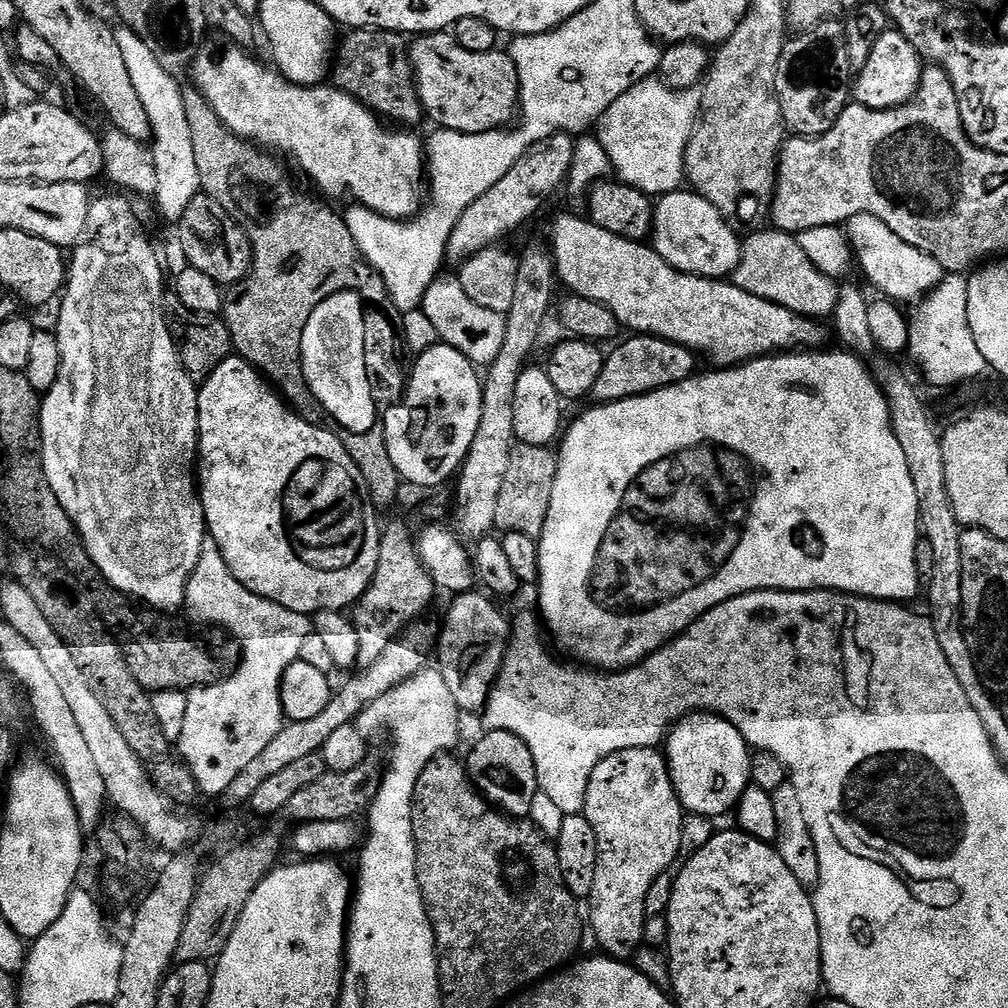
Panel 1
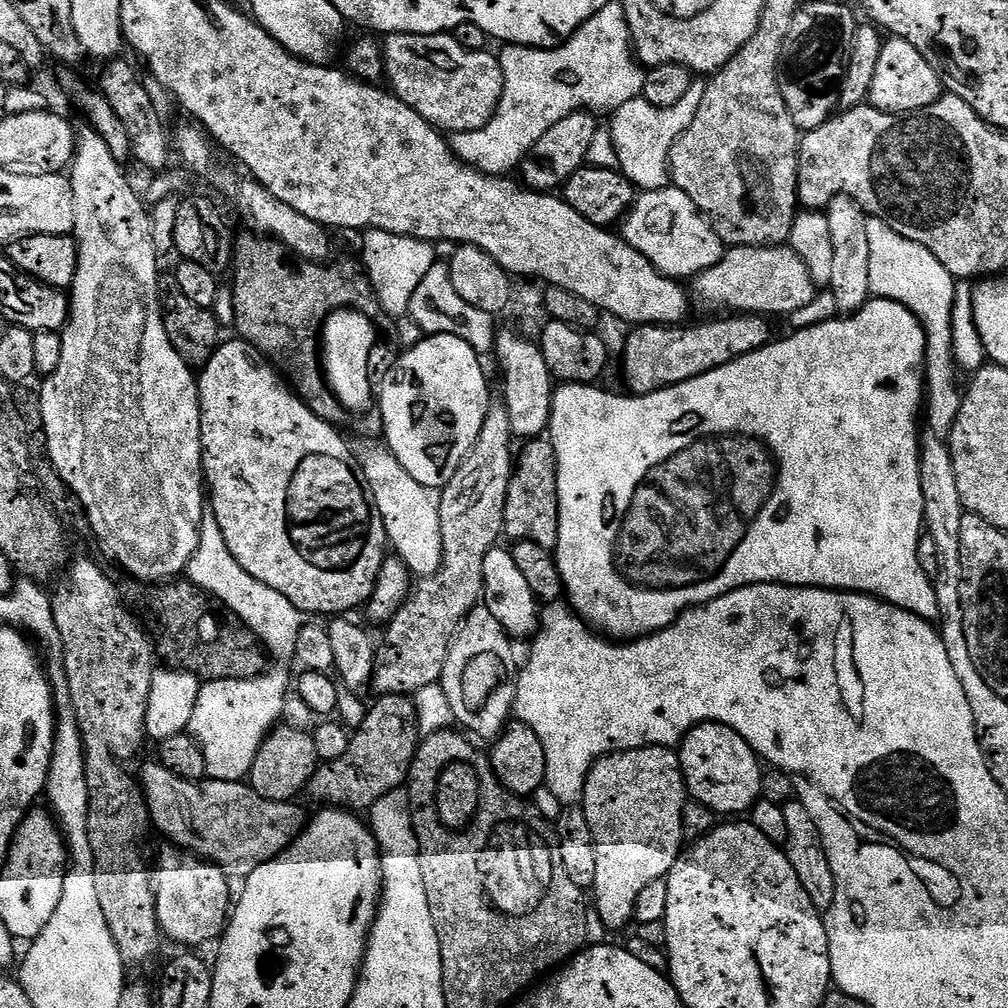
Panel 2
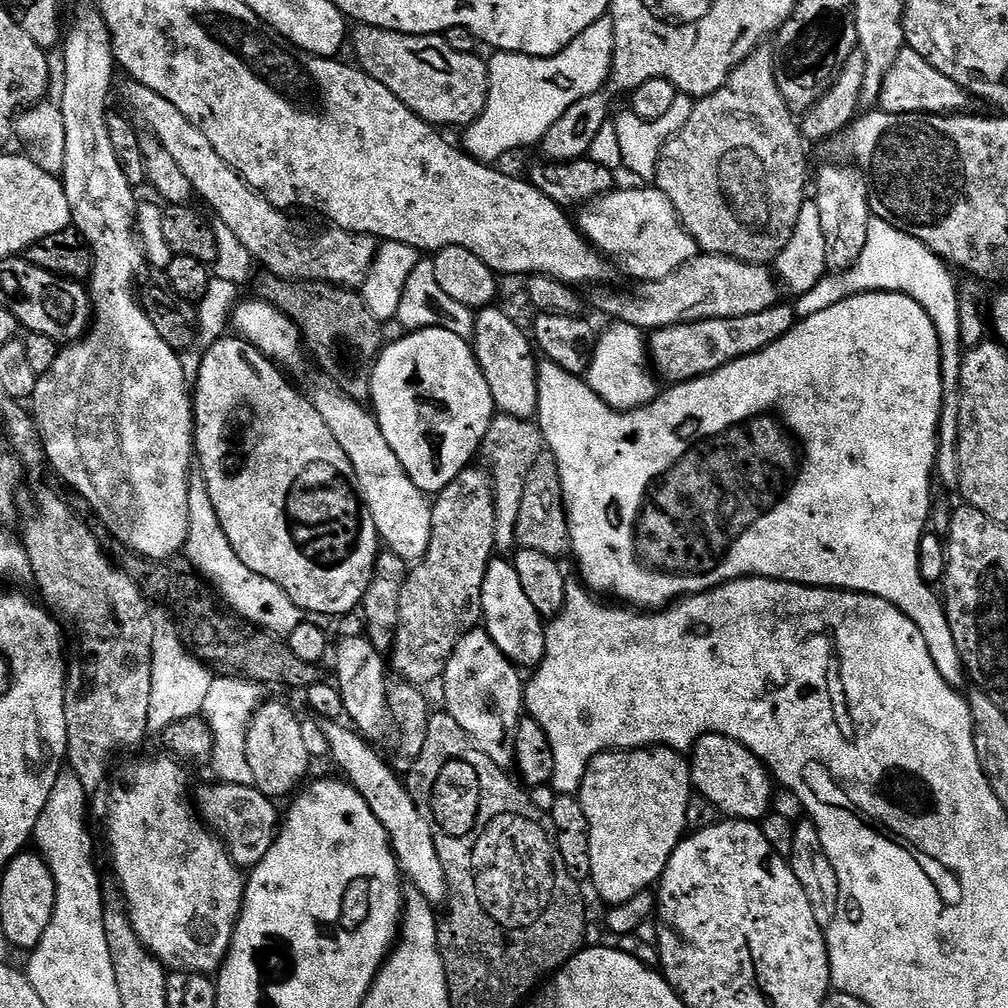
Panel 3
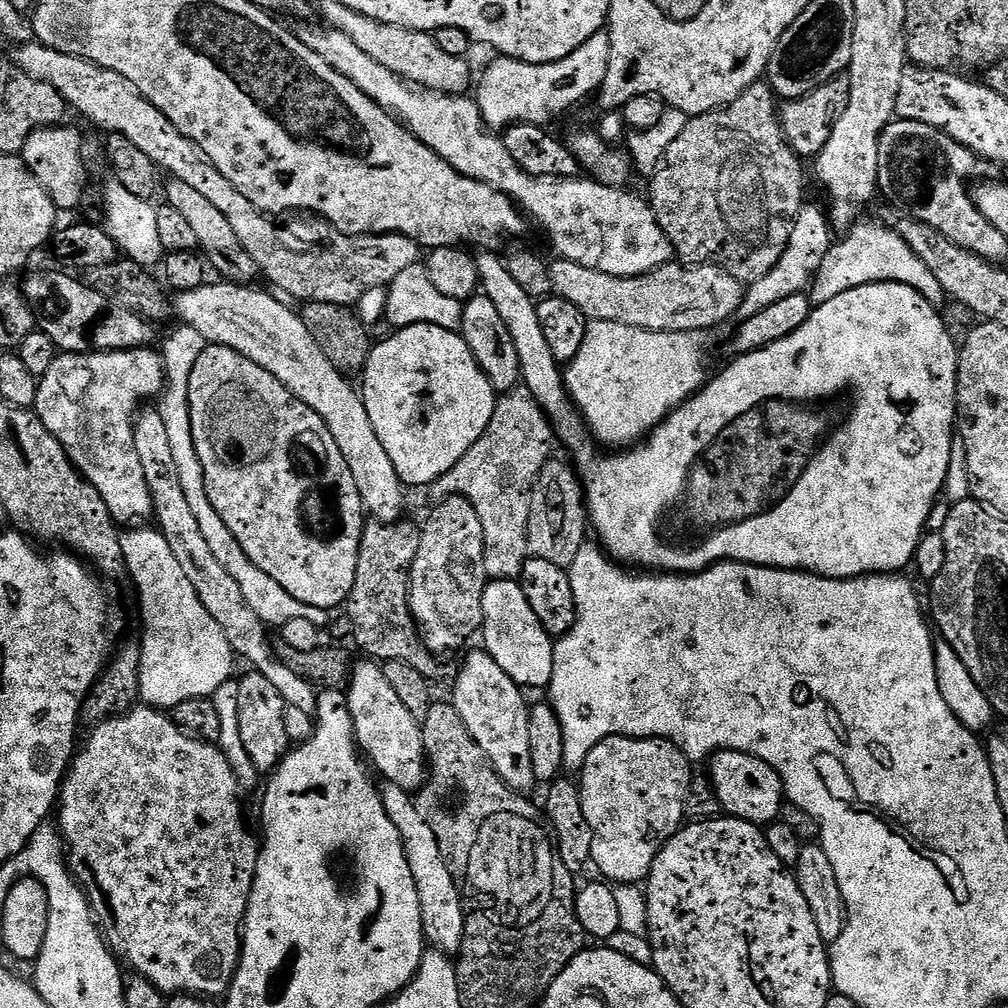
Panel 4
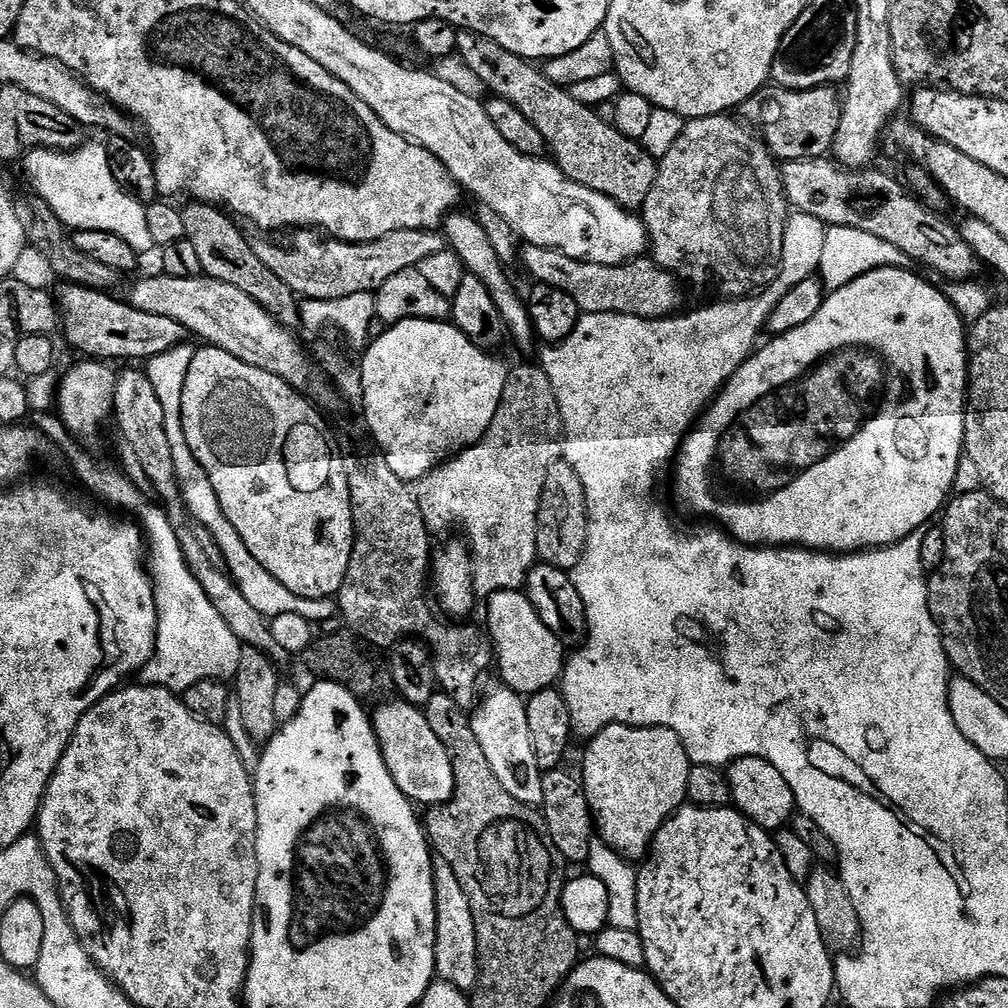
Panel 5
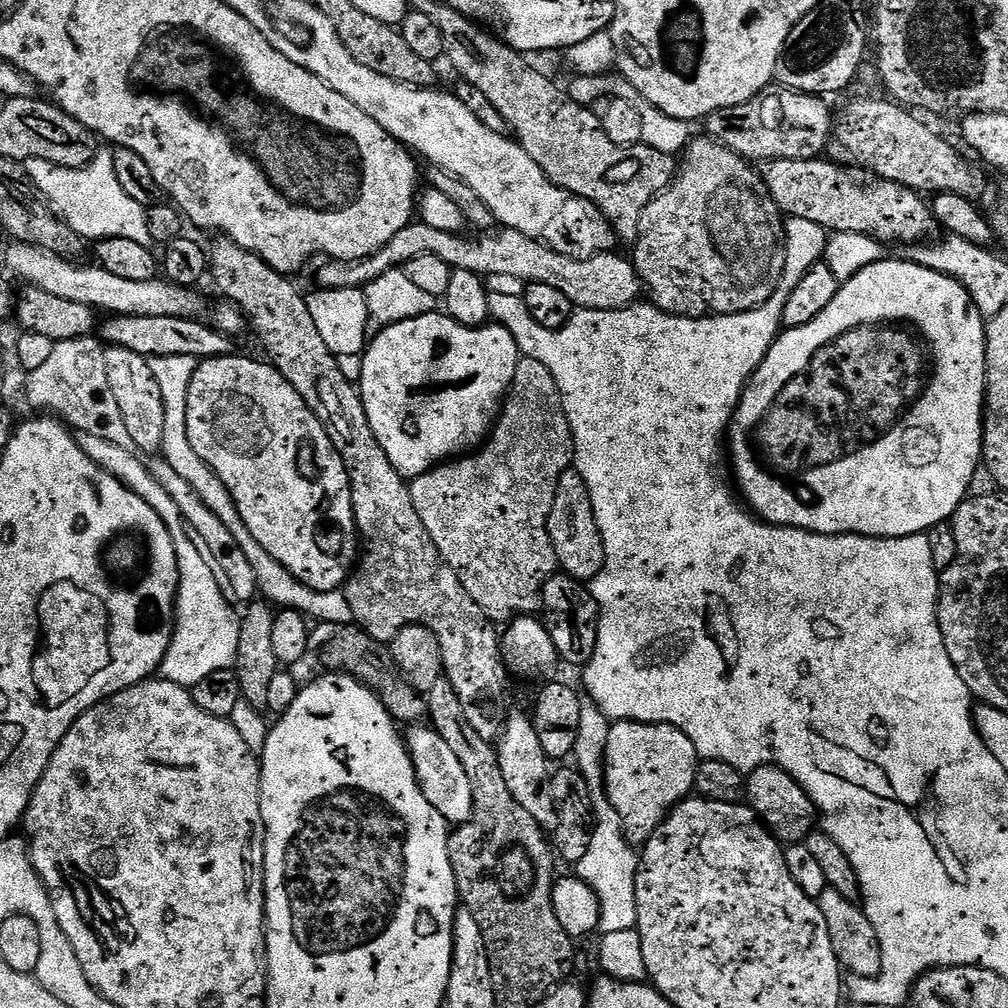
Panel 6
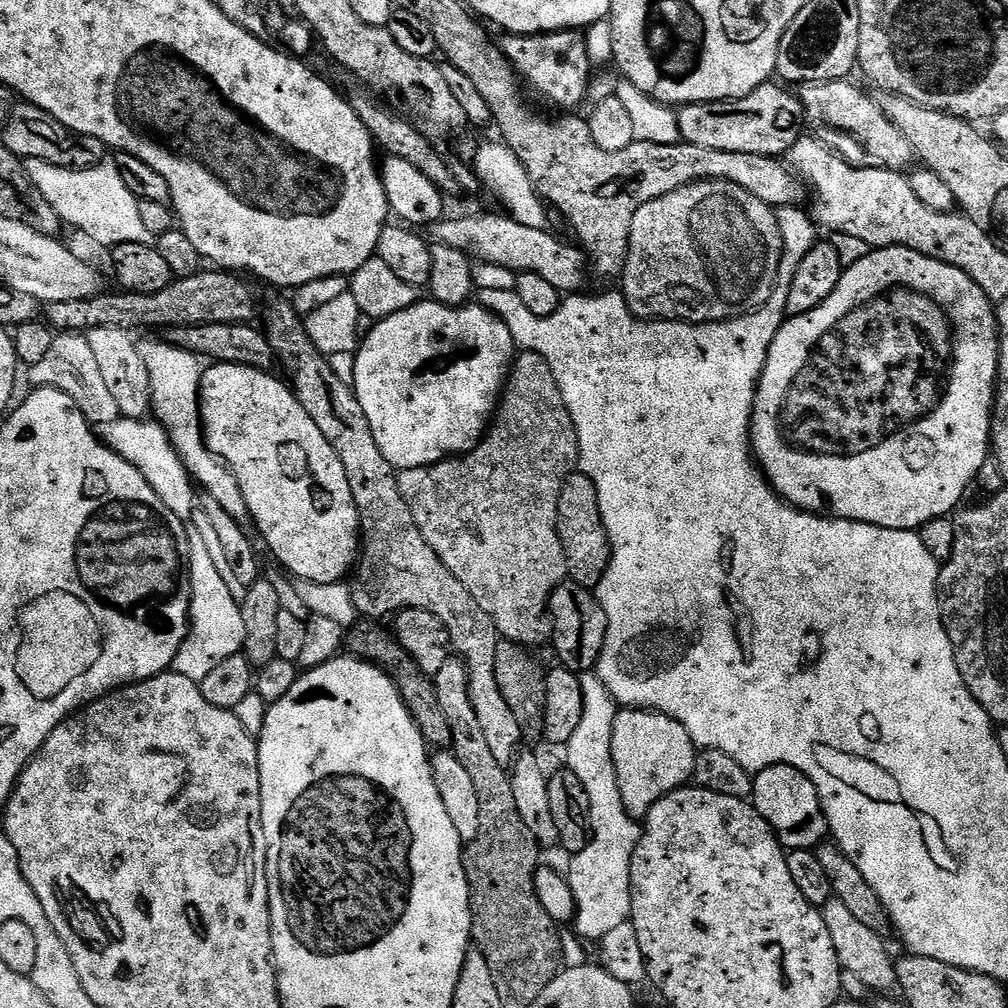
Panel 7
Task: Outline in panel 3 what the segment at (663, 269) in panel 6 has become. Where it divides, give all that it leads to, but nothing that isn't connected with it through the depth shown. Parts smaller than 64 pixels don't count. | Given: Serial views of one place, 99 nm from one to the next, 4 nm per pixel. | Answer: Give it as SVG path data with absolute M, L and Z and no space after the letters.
M761 46L732 71L728 81L718 91L709 96L699 97L693 103L692 113L686 126L682 126L682 130L677 132L664 146L664 152L660 155L660 161L656 167L654 184L662 194L666 194L666 198L670 198L674 210L684 223L684 228L694 238L697 249L701 253L709 256L729 256L747 264L768 266L776 261L778 254L782 254L782 250L786 250L786 246L794 234L794 222L798 222L798 214L806 202L804 191L807 188L809 191L810 188L810 172L808 176L808 152L804 147L806 147L806 141L801 125L798 123L797 117L786 106L786 102L782 98L782 90L778 90L778 82L774 78L773 49Z

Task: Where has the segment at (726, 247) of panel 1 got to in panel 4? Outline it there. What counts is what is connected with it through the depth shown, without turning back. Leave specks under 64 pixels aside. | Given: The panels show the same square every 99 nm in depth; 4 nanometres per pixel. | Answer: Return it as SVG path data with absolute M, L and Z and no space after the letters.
M319 27L299 29L301 42L310 46L314 54L326 58L326 62L330 62L330 66L334 66L338 74L350 78L350 82L354 82L354 86L358 86L362 94L366 94L371 100L378 102L378 106L392 113L409 132L414 133L426 146L430 146L430 150L434 150L443 160L450 162L454 170L458 170L463 176L488 184L495 192L501 192L511 198L513 204L530 217L531 223L533 220L548 235L549 242L556 247L557 257L611 276L641 276L653 272L655 268L661 268L663 264L673 263L674 253L670 238L666 238L662 226L658 226L658 218L652 205L643 195L635 196L632 190L622 188L605 188L603 184L598 184L591 178L567 180L561 176L526 174L526 170L519 168L514 158L506 154L503 139L486 127L475 99L467 95L447 96L445 92L425 92L406 84L394 74L390 74L386 66L378 66L374 58L358 50L358 46L354 46L354 42L346 38L346 34L342 34L337 28Z

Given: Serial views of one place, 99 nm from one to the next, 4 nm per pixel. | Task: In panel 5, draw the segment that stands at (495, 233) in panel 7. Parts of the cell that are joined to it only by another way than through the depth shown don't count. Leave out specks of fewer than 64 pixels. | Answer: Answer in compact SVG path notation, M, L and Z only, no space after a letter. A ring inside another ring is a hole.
M398 230L389 236L383 236L377 240L371 240L369 244L345 244L343 240L335 238L325 239L325 244L318 245L316 248L308 244L305 248L279 248L276 244L271 244L268 240L252 240L252 249L258 258L262 258L262 263L269 270L274 270L286 286L296 293L297 297L304 300L342 300L350 298L352 294L362 294L363 292L375 293L394 274L402 274L411 268L419 269L420 263L430 254L438 254L445 251L446 241L439 231L423 232L422 230ZM533 244L527 245L522 252L523 267L528 267L528 272L533 277L535 283L554 286L554 290L562 290L578 302L581 313L601 312L602 314L626 314L627 316L637 316L647 320L665 320L673 315L680 304L681 285L675 277L672 277L666 270L662 270L651 259L641 258L632 261L630 264L619 264L614 268L608 266L598 266L597 264L584 264L580 260L570 258L561 252L551 252L549 248L539 248Z

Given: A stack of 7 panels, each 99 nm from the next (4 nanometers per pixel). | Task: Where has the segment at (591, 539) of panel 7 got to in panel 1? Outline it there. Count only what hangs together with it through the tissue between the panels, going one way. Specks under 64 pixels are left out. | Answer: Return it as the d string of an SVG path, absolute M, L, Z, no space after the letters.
M517 443L510 454L510 466L502 482L501 493L498 494L497 514L495 527L501 533L517 532L536 538L544 529L546 514L550 510L550 494L554 490L554 478L556 477L557 453L551 447L530 446Z

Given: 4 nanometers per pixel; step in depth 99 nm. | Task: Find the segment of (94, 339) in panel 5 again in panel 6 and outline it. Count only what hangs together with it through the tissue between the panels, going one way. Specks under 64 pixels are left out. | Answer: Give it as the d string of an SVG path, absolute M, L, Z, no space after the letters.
M109 315L108 320L99 325L98 332L103 343L108 346L134 350L134 354L142 354L149 358L154 356L173 356L182 354L186 358L202 361L211 356L233 355L233 337L219 332L211 323L190 316L167 316L166 318L150 318L149 316L117 316Z

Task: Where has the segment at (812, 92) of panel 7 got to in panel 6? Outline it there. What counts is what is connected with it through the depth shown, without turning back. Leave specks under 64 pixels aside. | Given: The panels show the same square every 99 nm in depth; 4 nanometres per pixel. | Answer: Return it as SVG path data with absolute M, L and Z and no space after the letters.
M864 96L861 100L852 100L835 121L835 139L840 139L841 146L860 163L857 165L879 179L893 180L921 194L949 192L979 201L984 192L985 169L975 168L950 141L943 140L905 105L891 98L883 99Z

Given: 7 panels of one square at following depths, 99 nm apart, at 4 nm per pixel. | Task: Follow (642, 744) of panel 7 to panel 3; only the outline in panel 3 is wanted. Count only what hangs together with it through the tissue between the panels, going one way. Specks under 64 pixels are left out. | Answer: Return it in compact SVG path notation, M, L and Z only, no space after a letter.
M663 746L605 750L588 763L578 795L590 826L590 884L596 887L605 905L630 902L639 892L649 891L659 881L673 850L689 831L686 806L694 795L689 761L677 749Z

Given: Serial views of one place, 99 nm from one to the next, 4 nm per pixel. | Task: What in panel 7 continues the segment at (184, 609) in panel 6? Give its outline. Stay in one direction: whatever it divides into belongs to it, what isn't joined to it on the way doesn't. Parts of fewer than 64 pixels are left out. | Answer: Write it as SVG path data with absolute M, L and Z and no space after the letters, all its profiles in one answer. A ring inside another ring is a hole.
M119 418L100 426L98 435L107 448L113 448L122 458L126 458L126 462L130 462L130 466L140 471L142 478L150 482L154 494L158 494L158 498L166 502L169 510L174 510L174 514L178 514L180 520L191 521L192 511L196 512L198 508L198 492L162 425L152 418L142 420ZM195 530L189 531L188 544L190 545L190 610L188 611L190 623L188 636L176 655L174 671L198 682L206 678L206 674L210 674L210 670L214 670L214 666L218 666L226 658L243 653L246 626L242 623L242 610L237 593L232 593L233 585L226 579L214 552L212 557L203 534Z

